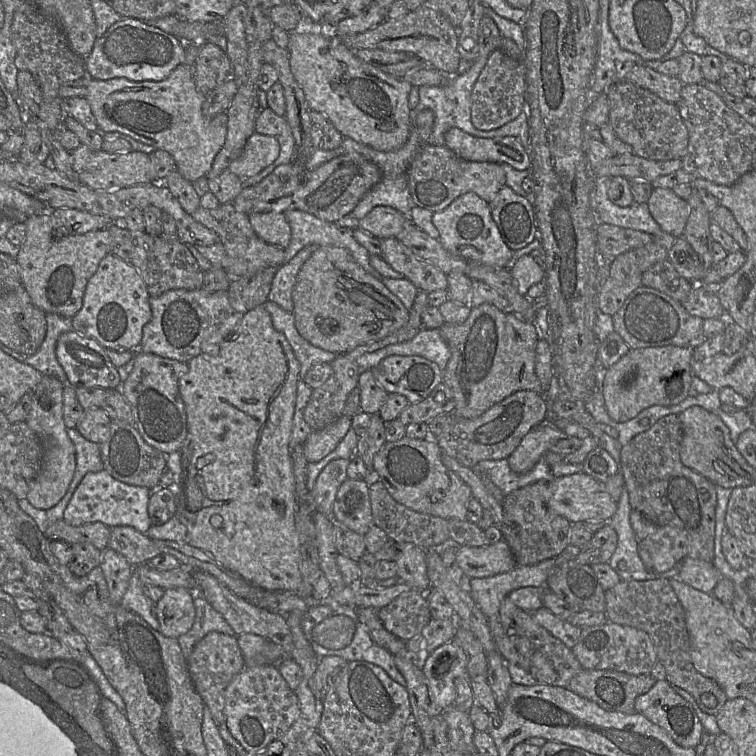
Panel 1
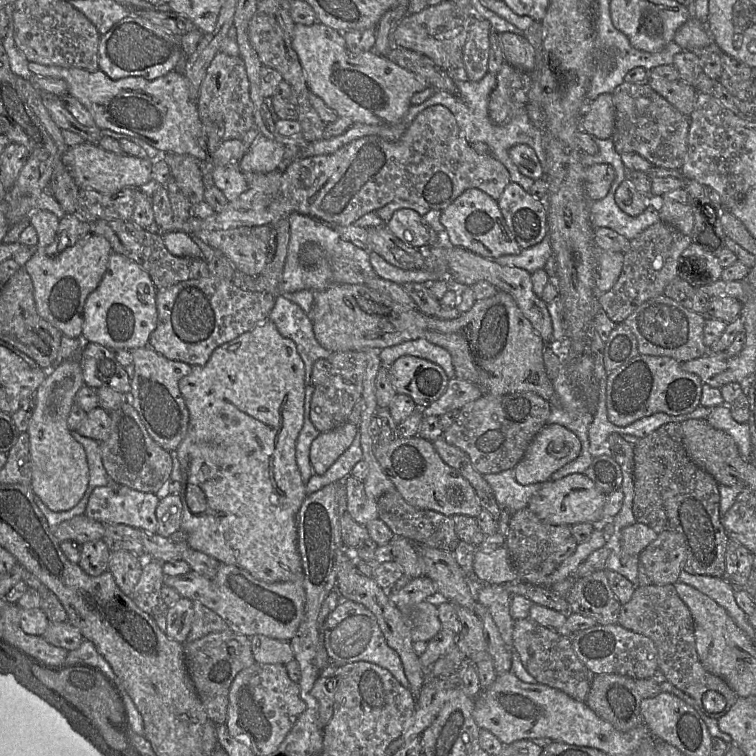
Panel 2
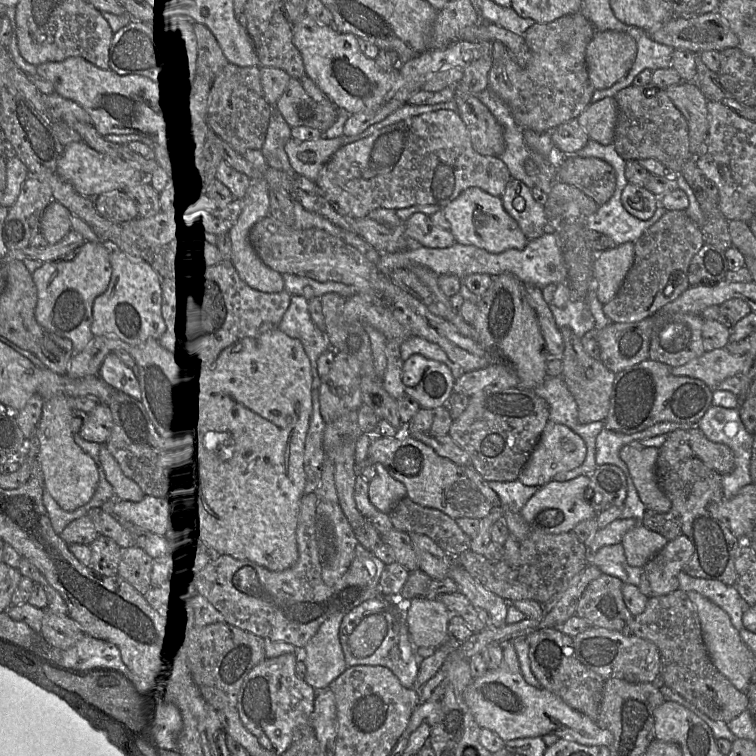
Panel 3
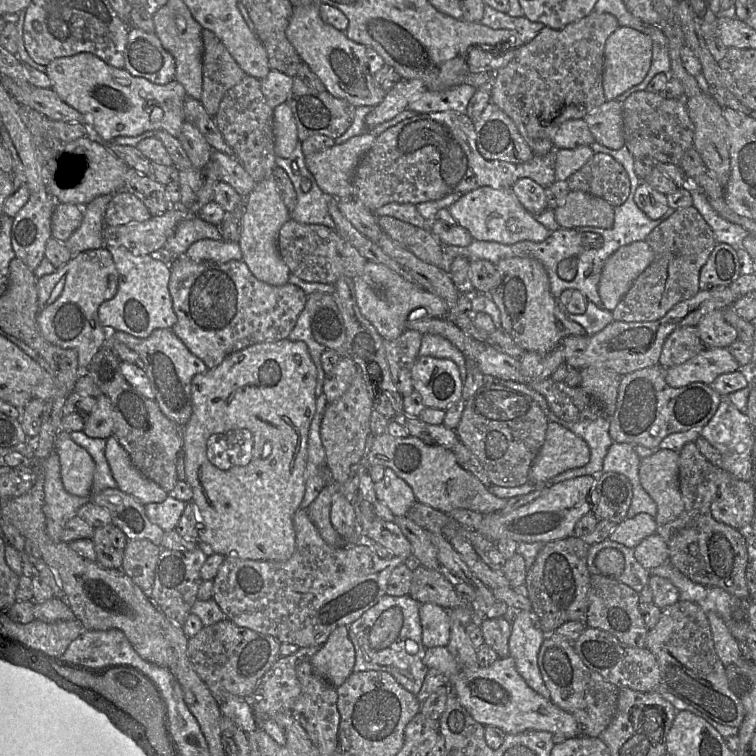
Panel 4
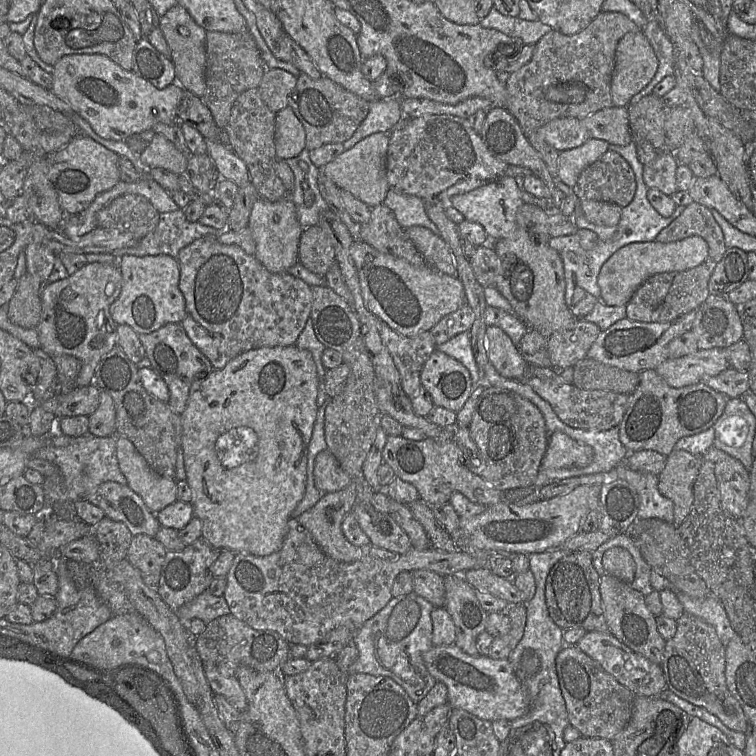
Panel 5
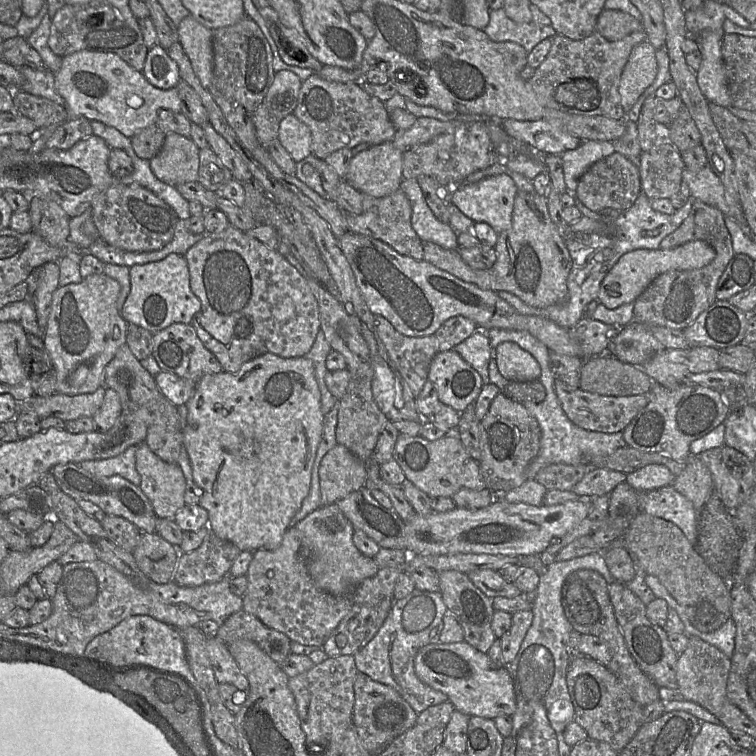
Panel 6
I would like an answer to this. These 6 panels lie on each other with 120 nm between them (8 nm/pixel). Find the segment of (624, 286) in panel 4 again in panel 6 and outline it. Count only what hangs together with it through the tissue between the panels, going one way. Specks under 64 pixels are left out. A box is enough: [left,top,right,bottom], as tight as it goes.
[598,240,715,309]

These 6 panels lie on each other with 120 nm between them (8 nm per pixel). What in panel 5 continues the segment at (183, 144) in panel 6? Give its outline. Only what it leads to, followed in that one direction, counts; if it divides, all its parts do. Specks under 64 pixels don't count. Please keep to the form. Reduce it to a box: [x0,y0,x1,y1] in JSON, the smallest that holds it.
[139,134,189,176]

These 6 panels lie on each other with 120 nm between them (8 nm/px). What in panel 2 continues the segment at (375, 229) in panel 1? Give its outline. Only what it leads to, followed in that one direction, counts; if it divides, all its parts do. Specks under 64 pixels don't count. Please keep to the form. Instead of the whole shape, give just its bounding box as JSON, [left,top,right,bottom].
[385,209,445,250]

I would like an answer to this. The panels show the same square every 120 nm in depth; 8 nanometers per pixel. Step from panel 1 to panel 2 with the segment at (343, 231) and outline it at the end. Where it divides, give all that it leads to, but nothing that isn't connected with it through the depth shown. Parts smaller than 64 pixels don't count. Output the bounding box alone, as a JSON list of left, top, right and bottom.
[277,212,377,295]

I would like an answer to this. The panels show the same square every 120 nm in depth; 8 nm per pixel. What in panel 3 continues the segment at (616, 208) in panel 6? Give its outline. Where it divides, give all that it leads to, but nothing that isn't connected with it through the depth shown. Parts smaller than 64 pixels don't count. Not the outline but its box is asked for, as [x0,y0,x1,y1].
[557,154,616,206]

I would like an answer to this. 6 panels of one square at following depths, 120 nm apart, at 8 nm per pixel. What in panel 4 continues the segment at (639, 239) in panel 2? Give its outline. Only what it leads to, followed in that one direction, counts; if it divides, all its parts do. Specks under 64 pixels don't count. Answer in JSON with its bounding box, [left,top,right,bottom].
[612,206,717,321]

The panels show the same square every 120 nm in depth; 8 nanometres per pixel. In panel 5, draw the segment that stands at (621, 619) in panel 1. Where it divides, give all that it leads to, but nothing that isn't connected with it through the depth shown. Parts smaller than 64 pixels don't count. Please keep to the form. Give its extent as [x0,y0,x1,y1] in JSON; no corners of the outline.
[660,612,745,733]

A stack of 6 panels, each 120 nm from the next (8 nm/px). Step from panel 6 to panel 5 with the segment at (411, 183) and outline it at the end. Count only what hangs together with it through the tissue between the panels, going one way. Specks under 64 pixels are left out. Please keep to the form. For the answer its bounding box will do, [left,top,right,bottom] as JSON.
[383,189,440,236]

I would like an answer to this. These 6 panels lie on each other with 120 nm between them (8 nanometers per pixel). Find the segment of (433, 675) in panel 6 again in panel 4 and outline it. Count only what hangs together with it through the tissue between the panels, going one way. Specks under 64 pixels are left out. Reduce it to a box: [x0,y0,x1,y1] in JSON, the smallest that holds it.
[422,646,581,738]

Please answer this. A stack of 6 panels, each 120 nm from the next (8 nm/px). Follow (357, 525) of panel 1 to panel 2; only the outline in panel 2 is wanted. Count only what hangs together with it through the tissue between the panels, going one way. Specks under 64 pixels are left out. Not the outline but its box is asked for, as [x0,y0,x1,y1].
[345,476,378,526]

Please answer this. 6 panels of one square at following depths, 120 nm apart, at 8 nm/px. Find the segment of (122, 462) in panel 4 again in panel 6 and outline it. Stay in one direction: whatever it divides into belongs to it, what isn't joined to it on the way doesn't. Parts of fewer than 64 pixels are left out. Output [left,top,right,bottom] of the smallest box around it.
[135,443,186,519]

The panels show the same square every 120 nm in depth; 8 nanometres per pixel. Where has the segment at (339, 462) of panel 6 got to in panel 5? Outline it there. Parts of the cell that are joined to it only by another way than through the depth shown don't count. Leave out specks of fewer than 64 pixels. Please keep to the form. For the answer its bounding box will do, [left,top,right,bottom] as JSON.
[314,450,353,494]

